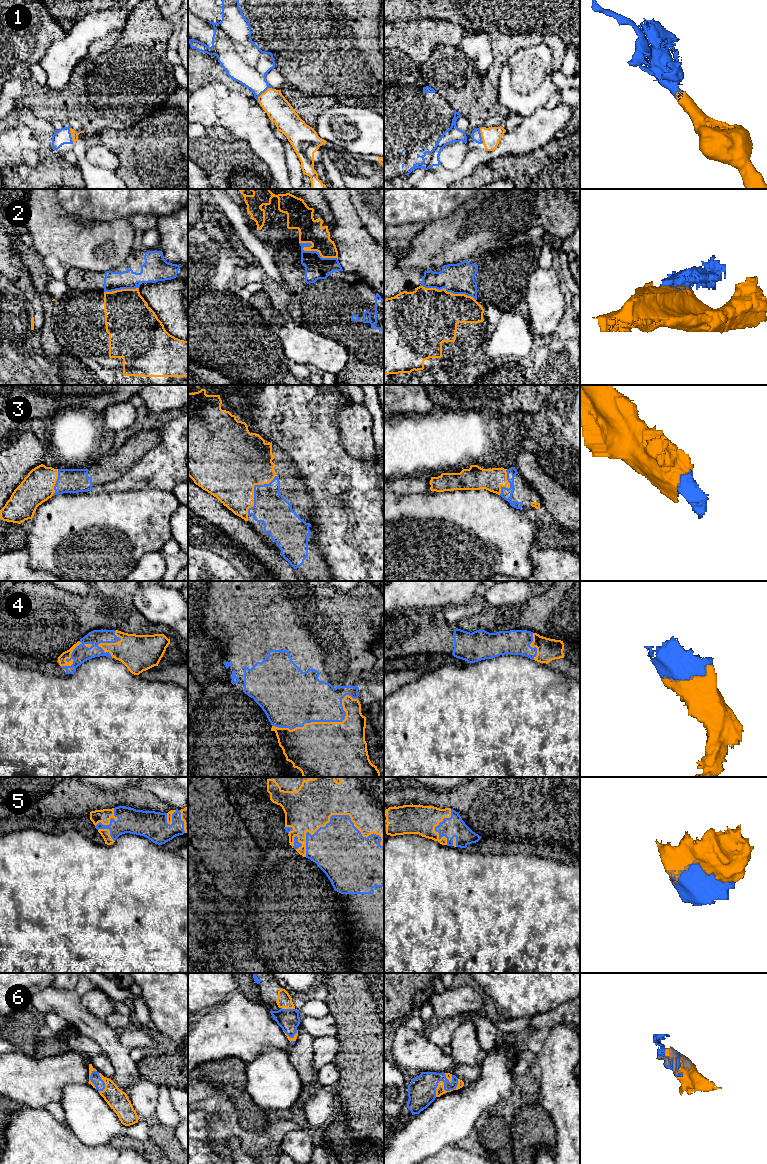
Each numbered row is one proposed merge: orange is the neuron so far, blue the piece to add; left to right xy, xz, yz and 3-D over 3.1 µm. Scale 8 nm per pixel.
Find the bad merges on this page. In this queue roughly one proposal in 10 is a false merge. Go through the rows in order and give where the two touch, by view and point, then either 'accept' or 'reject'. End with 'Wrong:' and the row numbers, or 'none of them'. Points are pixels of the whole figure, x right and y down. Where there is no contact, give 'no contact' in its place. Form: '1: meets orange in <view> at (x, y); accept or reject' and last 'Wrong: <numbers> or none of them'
1: meets orange in xz at (262, 93); accept
2: meets orange in xz at (310, 250); reject
3: meets orange in xz at (253, 490); accept
4: meets orange in xz at (325, 722); accept
5: meets orange in xz at (349, 815); accept
6: meets orange in yz at (443, 1086); accept
Wrong: 2

